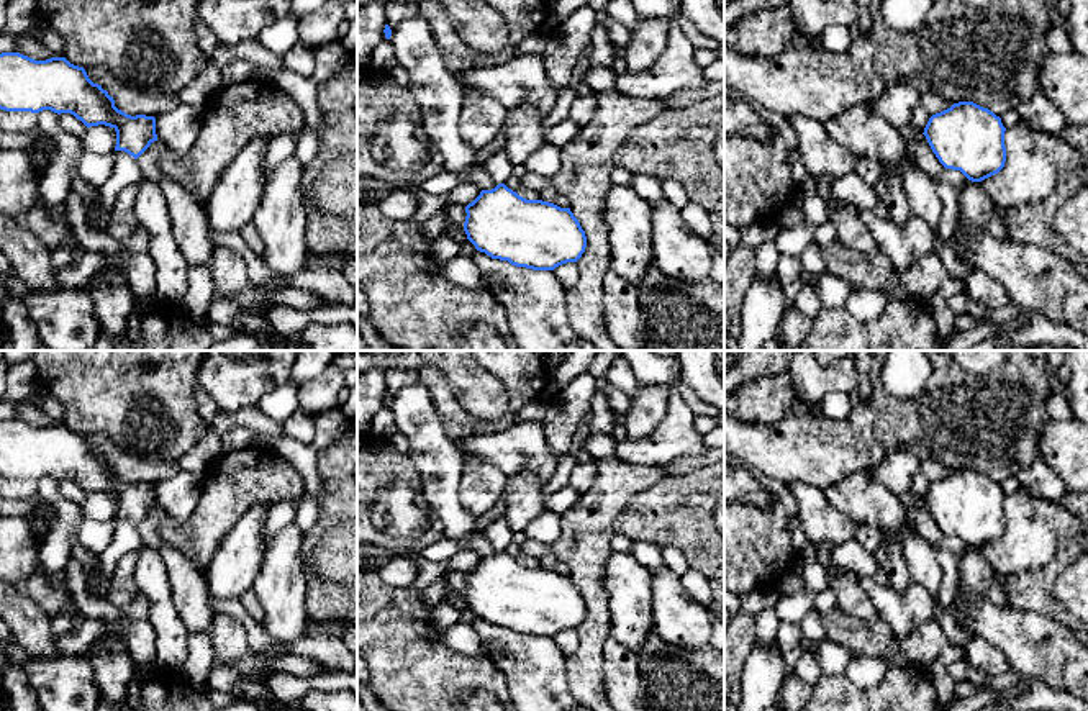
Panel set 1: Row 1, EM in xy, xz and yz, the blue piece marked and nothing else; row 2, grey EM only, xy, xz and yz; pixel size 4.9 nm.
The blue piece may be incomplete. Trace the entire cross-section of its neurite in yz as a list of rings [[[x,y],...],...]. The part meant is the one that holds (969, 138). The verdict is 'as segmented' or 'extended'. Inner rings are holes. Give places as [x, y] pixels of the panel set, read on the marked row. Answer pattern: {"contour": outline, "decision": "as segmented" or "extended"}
{"contour": [[[959,102],[929,118],[924,136],[945,169],[981,182],[1006,162],[1001,118],[973,102]]], "decision": "as segmented"}

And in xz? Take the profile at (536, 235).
{"contour": [[[505,183],[465,206],[464,231],[477,251],[533,270],[554,270],[577,262],[587,236],[570,208],[526,200]]], "decision": "as segmented"}

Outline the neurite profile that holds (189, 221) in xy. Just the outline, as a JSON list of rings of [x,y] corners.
[[[154,141],[136,159],[143,177],[161,188],[167,203],[174,239],[188,267],[210,264],[213,242],[208,233],[206,210],[187,188],[161,170],[156,159],[159,147],[161,143]]]

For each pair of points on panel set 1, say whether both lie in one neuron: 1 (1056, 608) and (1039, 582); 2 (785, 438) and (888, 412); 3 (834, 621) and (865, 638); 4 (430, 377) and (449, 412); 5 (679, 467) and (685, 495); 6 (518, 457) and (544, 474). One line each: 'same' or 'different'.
1: same
2: same
3: same
4: same
5: different
6: same

